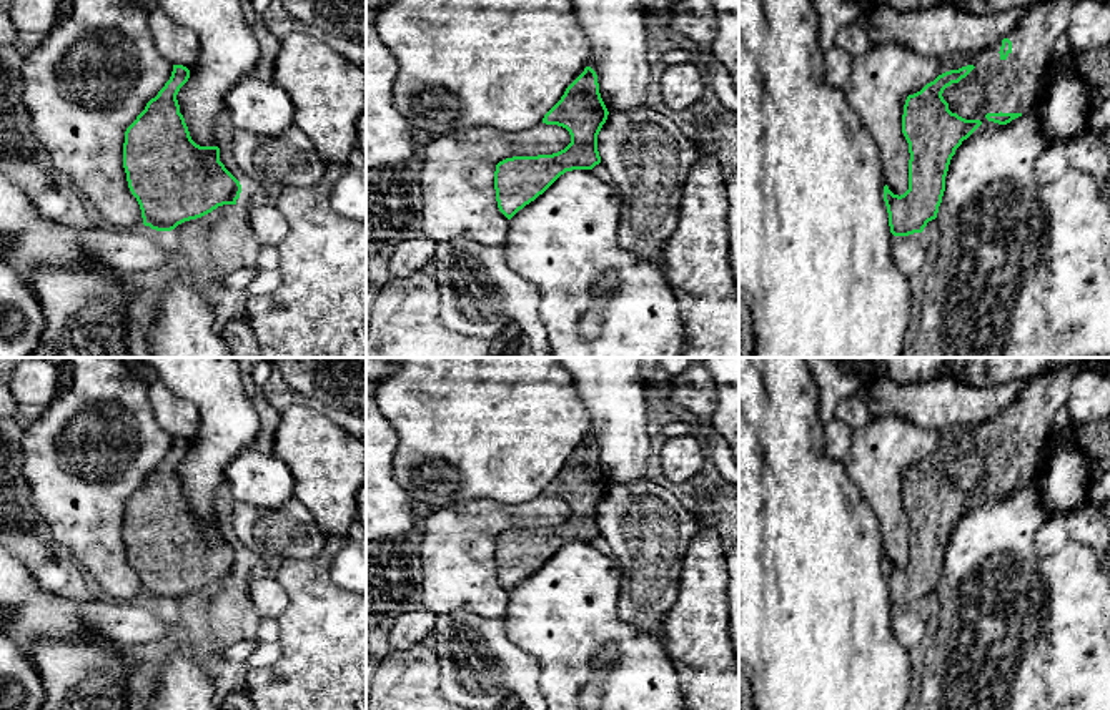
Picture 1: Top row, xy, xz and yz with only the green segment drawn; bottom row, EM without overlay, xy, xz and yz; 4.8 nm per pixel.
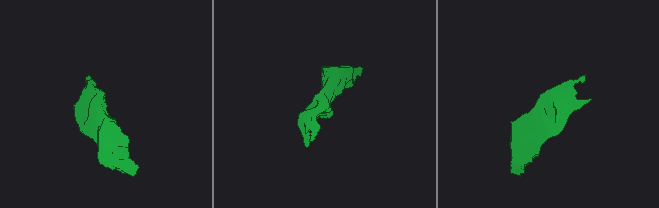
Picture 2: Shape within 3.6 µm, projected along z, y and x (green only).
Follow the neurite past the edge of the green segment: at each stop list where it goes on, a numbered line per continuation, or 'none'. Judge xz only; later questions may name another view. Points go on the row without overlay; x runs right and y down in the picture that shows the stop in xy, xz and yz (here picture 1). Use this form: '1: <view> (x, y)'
none

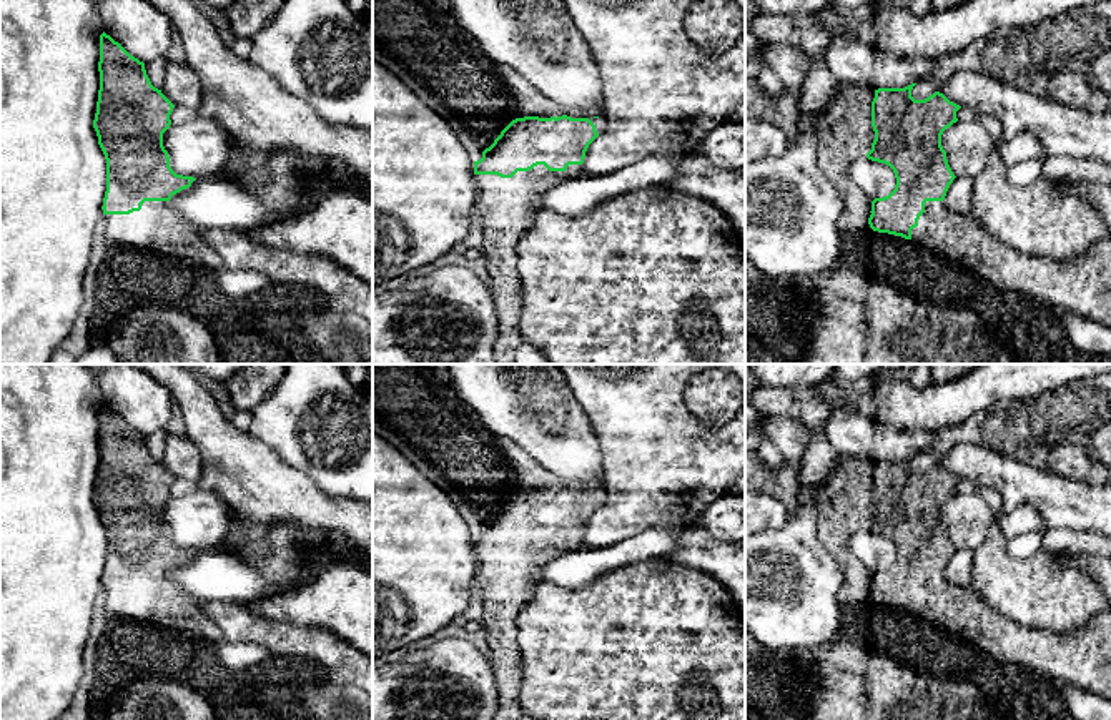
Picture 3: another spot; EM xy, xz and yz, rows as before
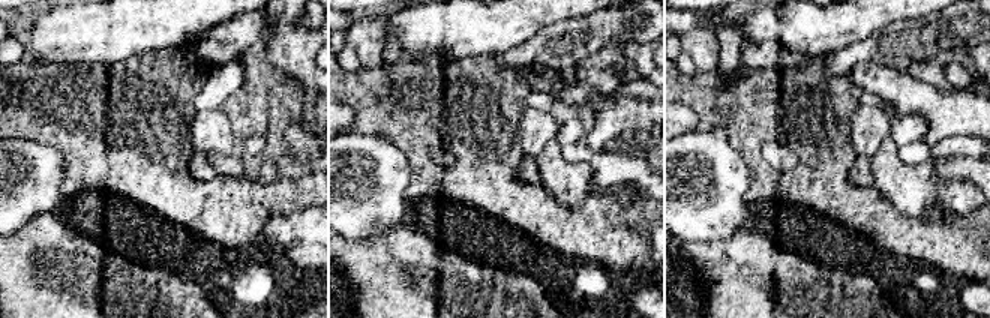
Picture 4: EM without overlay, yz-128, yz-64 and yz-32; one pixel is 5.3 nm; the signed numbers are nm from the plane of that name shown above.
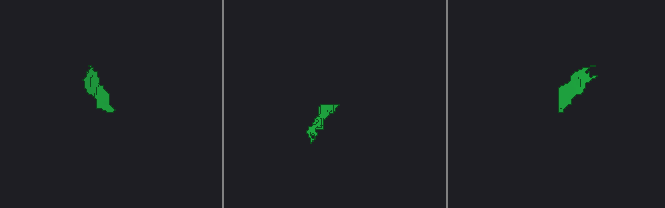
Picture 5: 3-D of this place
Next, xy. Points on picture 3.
1: xy (157, 599)

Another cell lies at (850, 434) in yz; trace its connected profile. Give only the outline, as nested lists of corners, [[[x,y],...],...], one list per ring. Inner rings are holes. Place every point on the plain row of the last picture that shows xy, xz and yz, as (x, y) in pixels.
[[[833,407],[823,434],[840,457],[868,457],[878,461],[905,461],[931,452],[936,432],[905,432],[893,426],[880,426],[865,416]]]

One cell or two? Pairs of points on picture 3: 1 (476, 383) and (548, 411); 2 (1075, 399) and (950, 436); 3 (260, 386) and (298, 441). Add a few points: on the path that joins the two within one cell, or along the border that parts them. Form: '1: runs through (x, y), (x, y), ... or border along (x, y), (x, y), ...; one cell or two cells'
1: runs through (494, 383), (509, 383), (529, 403); one cell
2: runs through (1043, 419), (982, 429); one cell
3: border along (280, 381), (251, 411); two cells

